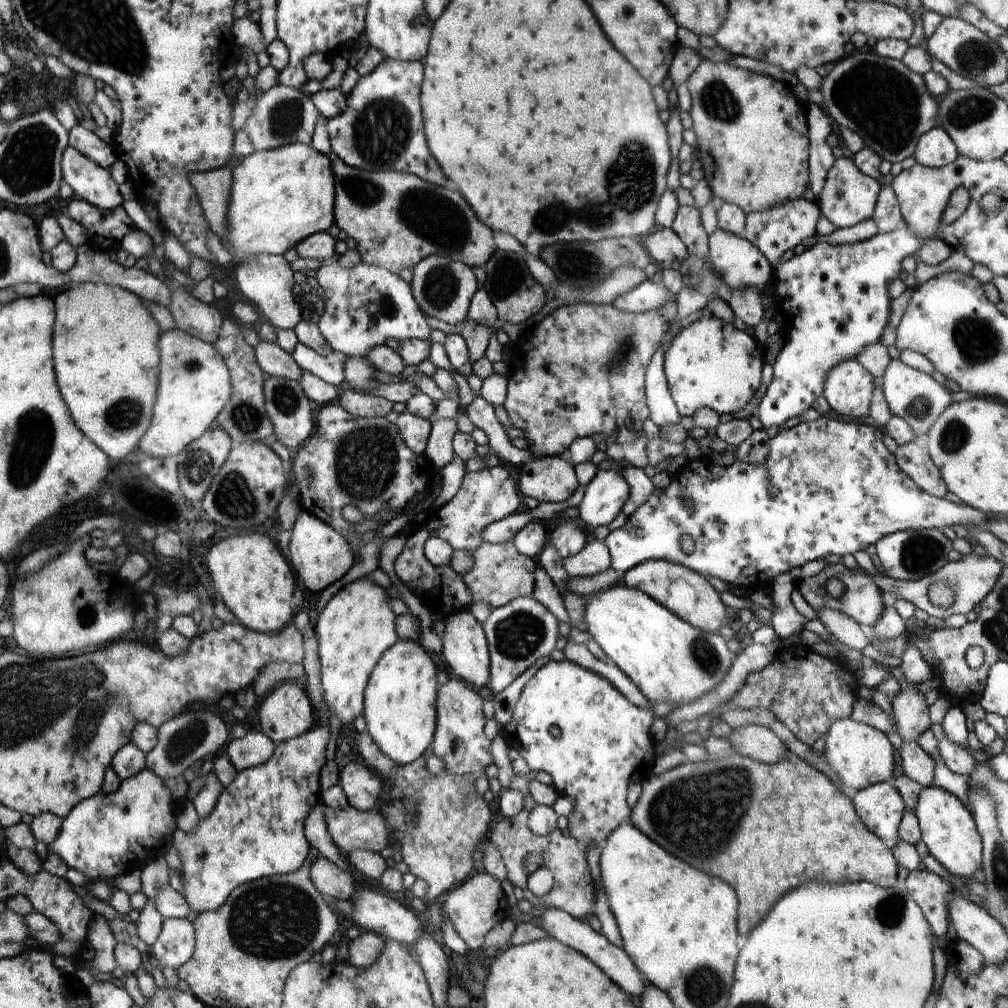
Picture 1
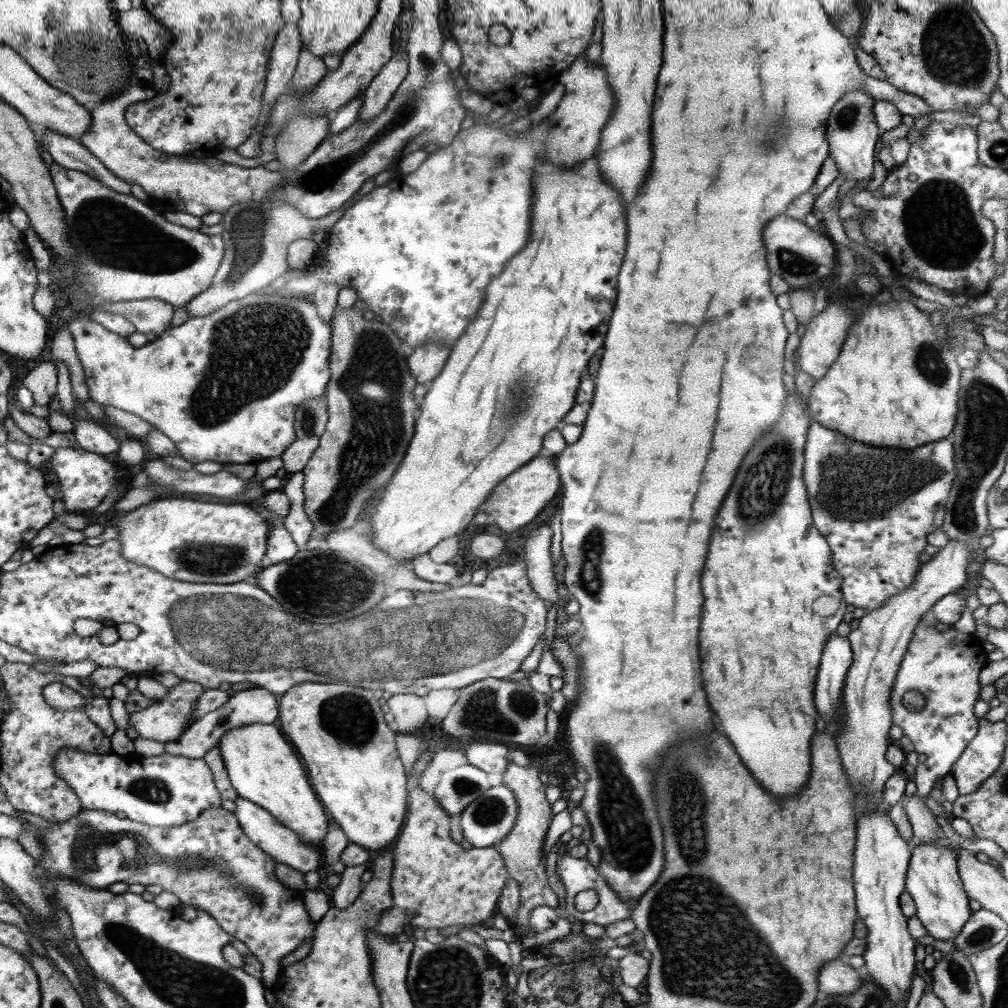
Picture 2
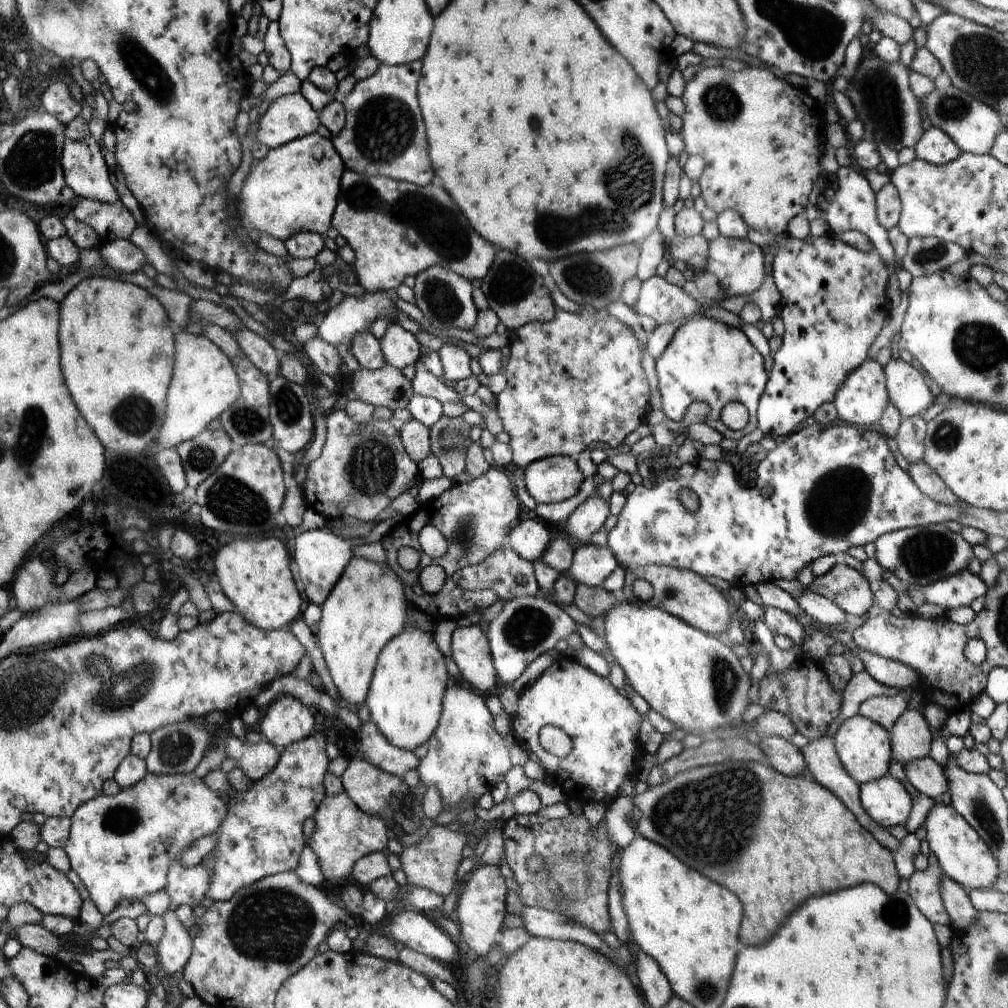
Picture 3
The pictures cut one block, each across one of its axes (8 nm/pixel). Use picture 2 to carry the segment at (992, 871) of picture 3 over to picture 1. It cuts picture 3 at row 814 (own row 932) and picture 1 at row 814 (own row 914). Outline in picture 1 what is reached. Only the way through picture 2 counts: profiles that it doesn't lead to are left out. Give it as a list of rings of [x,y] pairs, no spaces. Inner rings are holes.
[[[926,786],[918,794],[914,810],[920,823],[922,841],[928,847],[929,854],[954,878],[959,877],[966,882],[973,880],[982,869],[982,840],[971,813],[963,803],[954,794],[940,787]]]

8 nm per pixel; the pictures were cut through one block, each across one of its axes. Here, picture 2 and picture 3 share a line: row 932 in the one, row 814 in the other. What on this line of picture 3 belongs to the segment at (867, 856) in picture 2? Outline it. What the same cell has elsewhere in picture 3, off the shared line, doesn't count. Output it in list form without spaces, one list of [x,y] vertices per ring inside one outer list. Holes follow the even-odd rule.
[[[890,775],[860,785],[859,797],[868,816],[886,828],[904,824],[913,807],[903,784]]]

